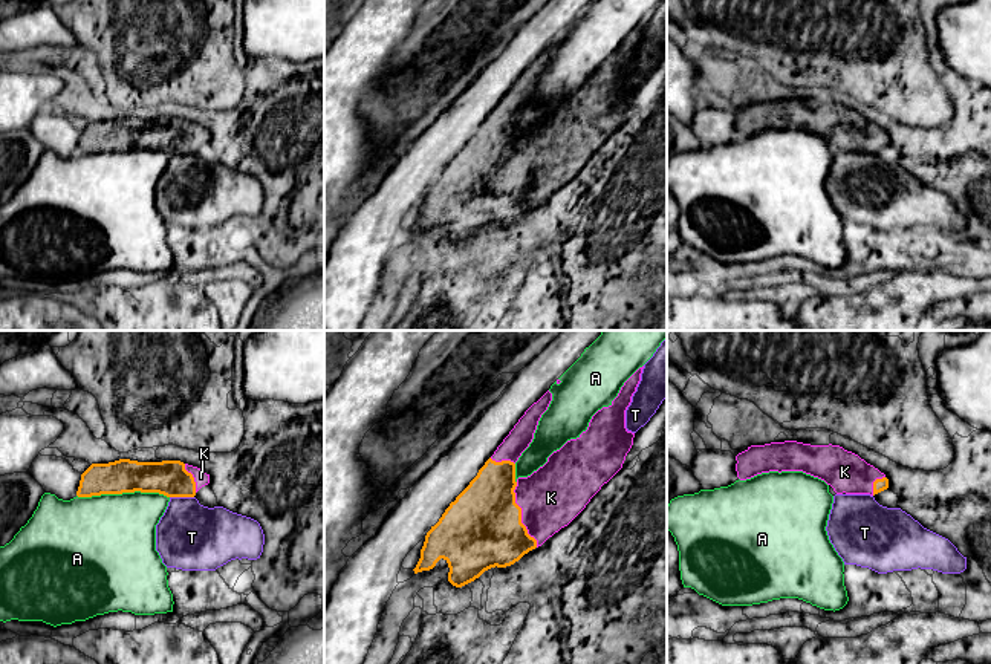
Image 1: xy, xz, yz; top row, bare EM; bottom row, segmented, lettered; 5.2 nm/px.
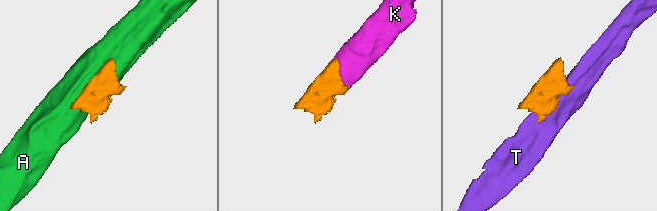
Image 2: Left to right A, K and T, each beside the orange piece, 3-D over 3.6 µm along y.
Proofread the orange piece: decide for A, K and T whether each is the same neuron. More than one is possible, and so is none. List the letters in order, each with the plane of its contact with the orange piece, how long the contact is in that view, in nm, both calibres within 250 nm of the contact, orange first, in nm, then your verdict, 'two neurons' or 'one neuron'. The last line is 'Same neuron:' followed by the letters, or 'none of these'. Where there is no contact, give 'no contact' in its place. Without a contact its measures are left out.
A: meets orange in xy; contact 480 nm long; 180 nm thick on the orange side, 460 nm on the other; two neurons
K: meets orange in xz; contact 360 nm long; 420 nm thick on the orange side, 320 nm on the other; one neuron
T: meets orange in xy; contact 130 nm long; 190 nm thick on the orange side, 360 nm on the other; two neurons
Same neuron: K

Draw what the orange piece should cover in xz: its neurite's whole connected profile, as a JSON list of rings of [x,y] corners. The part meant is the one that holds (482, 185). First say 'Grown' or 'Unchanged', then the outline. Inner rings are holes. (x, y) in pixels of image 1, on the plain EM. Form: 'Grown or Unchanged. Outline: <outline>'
Grown. Outline: [[[644,23],[624,40],[609,64],[603,64],[592,73],[586,89],[554,109],[547,119],[531,133],[517,136],[515,119],[532,99],[538,78],[552,58],[552,50],[547,47],[534,60],[477,133],[427,190],[414,231],[433,226],[444,216],[450,225],[448,239],[462,245],[491,225],[514,222],[567,184],[601,144],[622,125],[635,95],[635,90],[625,86],[625,67],[641,38],[642,26]]]

